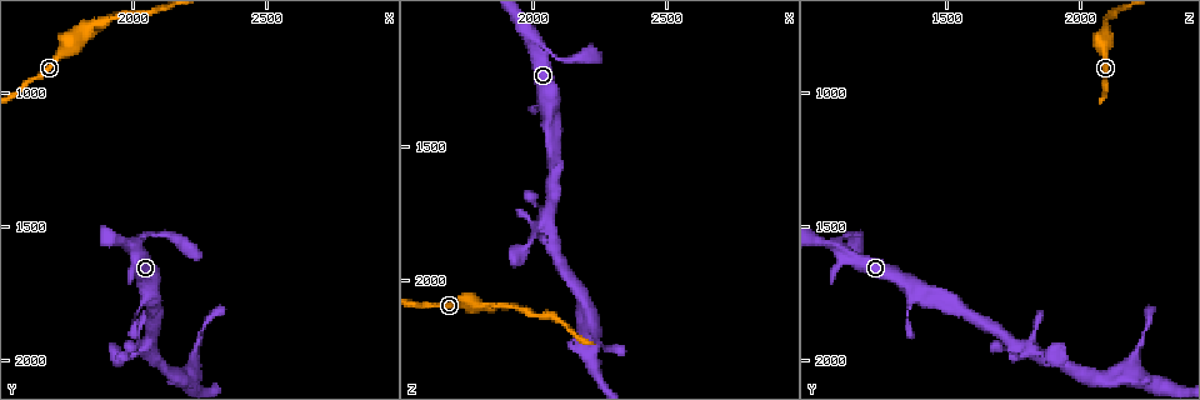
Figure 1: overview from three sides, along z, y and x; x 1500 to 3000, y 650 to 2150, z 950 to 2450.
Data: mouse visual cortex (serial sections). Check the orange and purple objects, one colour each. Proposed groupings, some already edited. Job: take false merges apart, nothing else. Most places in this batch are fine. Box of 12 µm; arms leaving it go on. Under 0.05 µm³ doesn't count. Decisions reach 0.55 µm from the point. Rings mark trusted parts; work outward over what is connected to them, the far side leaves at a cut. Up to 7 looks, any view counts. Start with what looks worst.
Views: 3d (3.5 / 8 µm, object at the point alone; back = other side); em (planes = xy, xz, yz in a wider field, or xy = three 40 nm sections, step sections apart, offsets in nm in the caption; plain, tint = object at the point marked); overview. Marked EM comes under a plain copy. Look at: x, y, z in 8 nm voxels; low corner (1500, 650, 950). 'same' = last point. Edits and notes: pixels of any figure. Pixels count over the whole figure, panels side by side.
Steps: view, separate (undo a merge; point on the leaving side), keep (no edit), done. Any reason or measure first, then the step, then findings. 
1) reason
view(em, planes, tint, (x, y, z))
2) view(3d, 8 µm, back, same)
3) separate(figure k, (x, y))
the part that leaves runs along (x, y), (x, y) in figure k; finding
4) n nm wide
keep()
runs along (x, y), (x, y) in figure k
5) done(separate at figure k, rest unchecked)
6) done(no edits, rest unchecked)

narrows sharply
view(3d, 3.5 µm, back, (1870, 750, 2090))

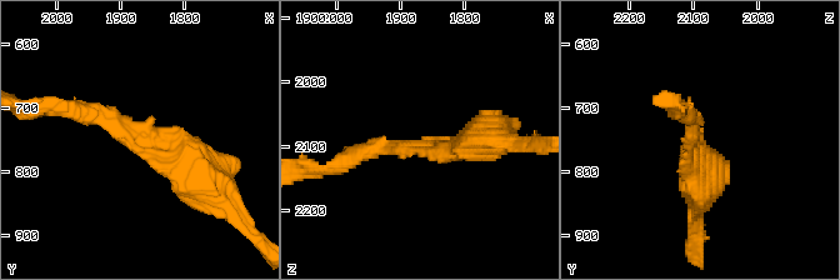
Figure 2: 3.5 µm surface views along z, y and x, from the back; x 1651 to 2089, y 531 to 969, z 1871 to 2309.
arms of 200, 450 nm; now the EM
view(em, xy, step 1, tint, (1875, 745, 2100))

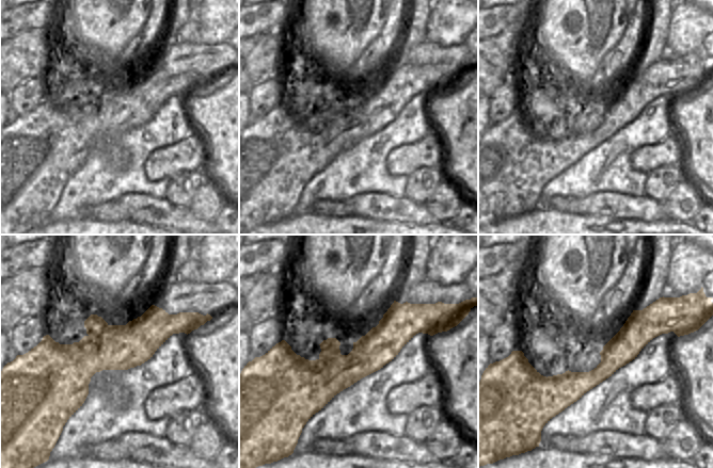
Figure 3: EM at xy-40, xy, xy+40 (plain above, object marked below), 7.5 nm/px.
keep()
runs along (205, 181), (151, 139), (64, 108) in figure 2; one cell here

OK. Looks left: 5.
view(3d, 3.5 µm, (2020, 1570, 1100))

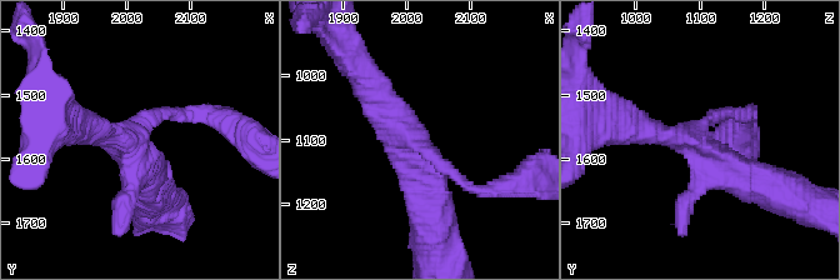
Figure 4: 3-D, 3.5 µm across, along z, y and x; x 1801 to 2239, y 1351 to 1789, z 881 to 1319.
view(em, planes, tint, (2015, 1565, 1095))

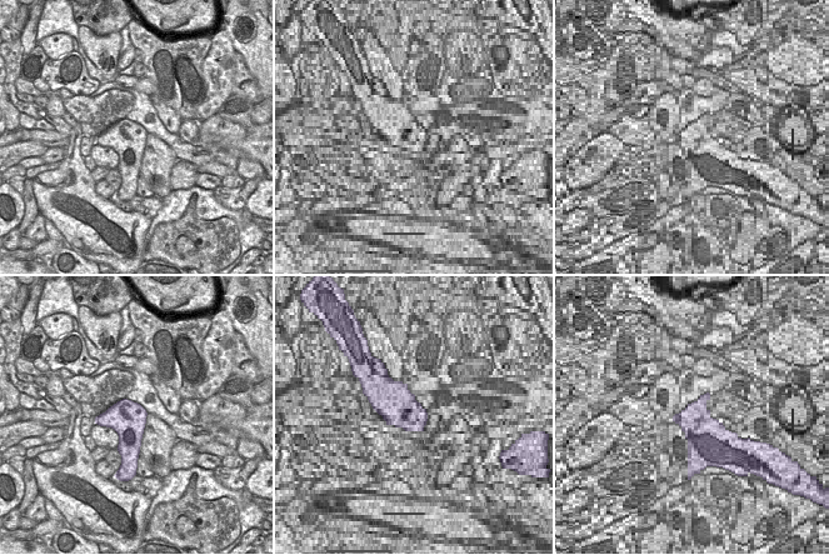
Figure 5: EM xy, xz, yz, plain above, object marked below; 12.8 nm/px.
keep()
runs along (146, 183), (135, 133), (189, 114) in figure 4; one cell here

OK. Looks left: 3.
sudden change in width
view(3d, 3.5 µm, (2040, 1950, 1790))

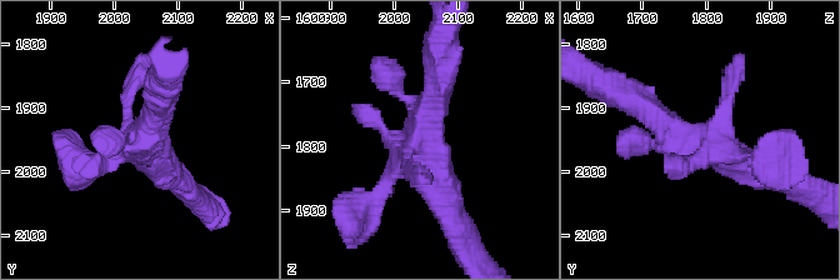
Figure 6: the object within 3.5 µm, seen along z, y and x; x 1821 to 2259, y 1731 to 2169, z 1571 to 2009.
need the tissue
view(em, xy, step 3, tint, (2040, 1960, 1795))

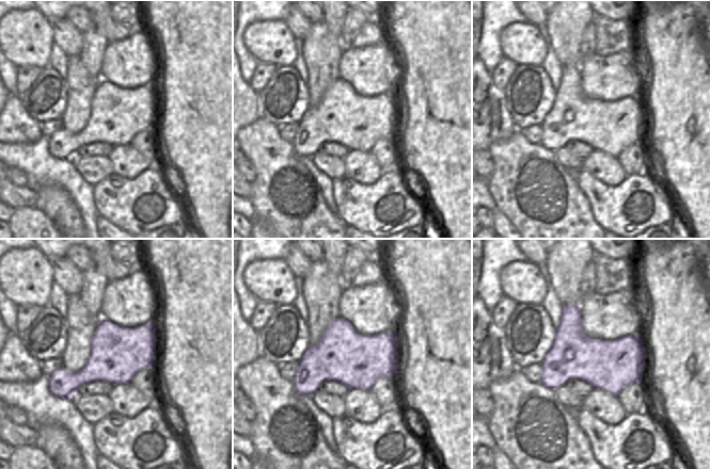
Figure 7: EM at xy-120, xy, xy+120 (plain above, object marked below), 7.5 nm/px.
keep()
one cell here

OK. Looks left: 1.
done(no edits, rest unchecked)

